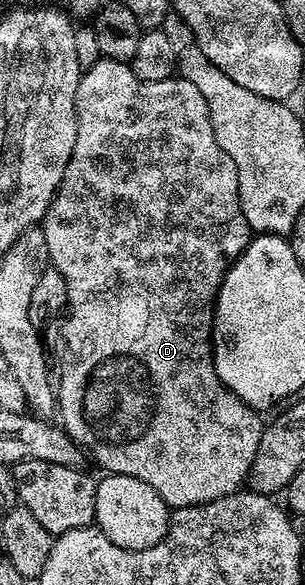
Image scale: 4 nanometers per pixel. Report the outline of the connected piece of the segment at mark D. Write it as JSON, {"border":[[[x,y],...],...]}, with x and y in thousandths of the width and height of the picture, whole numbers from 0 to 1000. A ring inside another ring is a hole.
{"border":[[[328,97],[318,108],[269,120],[246,164],[246,202],[252,238],[239,244],[239,265],[226,265],[213,299],[134,379],[157,448],[200,463],[220,492],[213,528],[223,535],[207,556],[207,598],[193,603],[193,651],[187,644],[187,713],[200,730],[338,805],[423,812],[462,819],[462,826],[489,826],[489,832],[502,832],[564,872],[669,863],[787,841],[849,769],[869,720],[725,655],[692,607],[692,554],[705,549],[705,506],[744,458],[797,434],[830,393],[813,388],[790,361],[777,285],[764,285],[764,272],[725,258],[725,244],[711,244],[711,231],[698,231],[685,176],[672,176],[659,156],[600,132],[515,142],[456,138],[420,106]]]}

